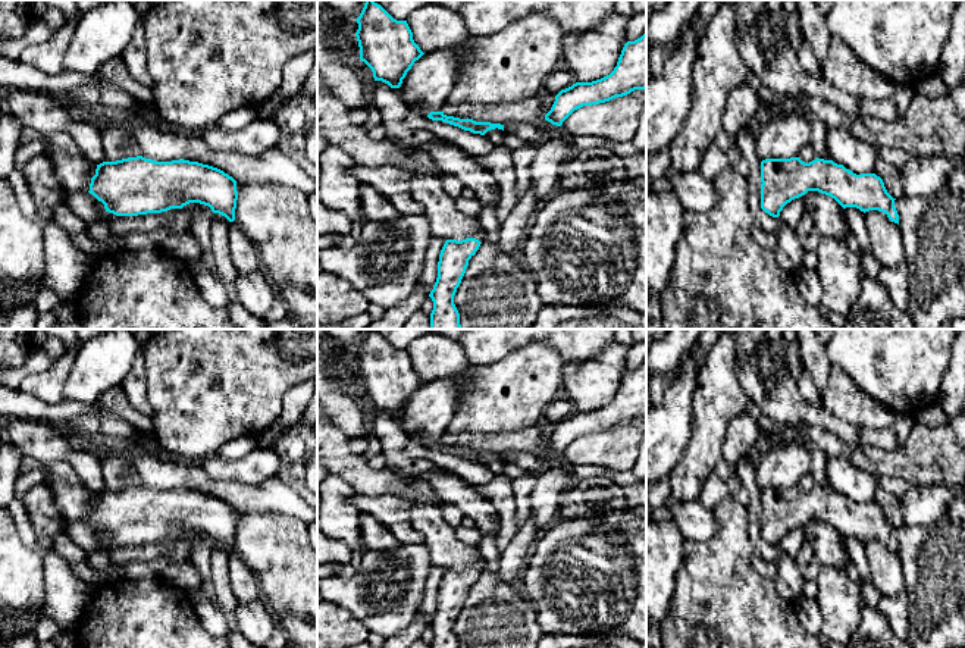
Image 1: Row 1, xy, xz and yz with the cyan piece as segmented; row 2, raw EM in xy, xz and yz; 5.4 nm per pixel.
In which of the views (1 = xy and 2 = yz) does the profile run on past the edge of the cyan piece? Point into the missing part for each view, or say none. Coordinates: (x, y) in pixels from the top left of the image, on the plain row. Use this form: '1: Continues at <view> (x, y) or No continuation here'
1: No continuation here
2: No continuation here

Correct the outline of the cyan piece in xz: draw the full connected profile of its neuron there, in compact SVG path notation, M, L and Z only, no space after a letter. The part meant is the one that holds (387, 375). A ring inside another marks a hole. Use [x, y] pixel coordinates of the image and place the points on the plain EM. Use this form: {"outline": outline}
{"outline": "M366 329L363 339L355 350L358 353L355 366L360 376L360 389L372 398L375 410L382 410L391 417L400 417L414 391L424 384L414 372L407 350L394 348L373 329Z"}

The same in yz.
{"outline": "M799 486L765 488L761 491L761 538L773 547L778 547L783 536L808 520L818 520L834 528L843 538L856 536L861 541L878 539L899 554L894 529L886 519L884 511L875 503L856 504L833 489L815 488L809 492Z"}

